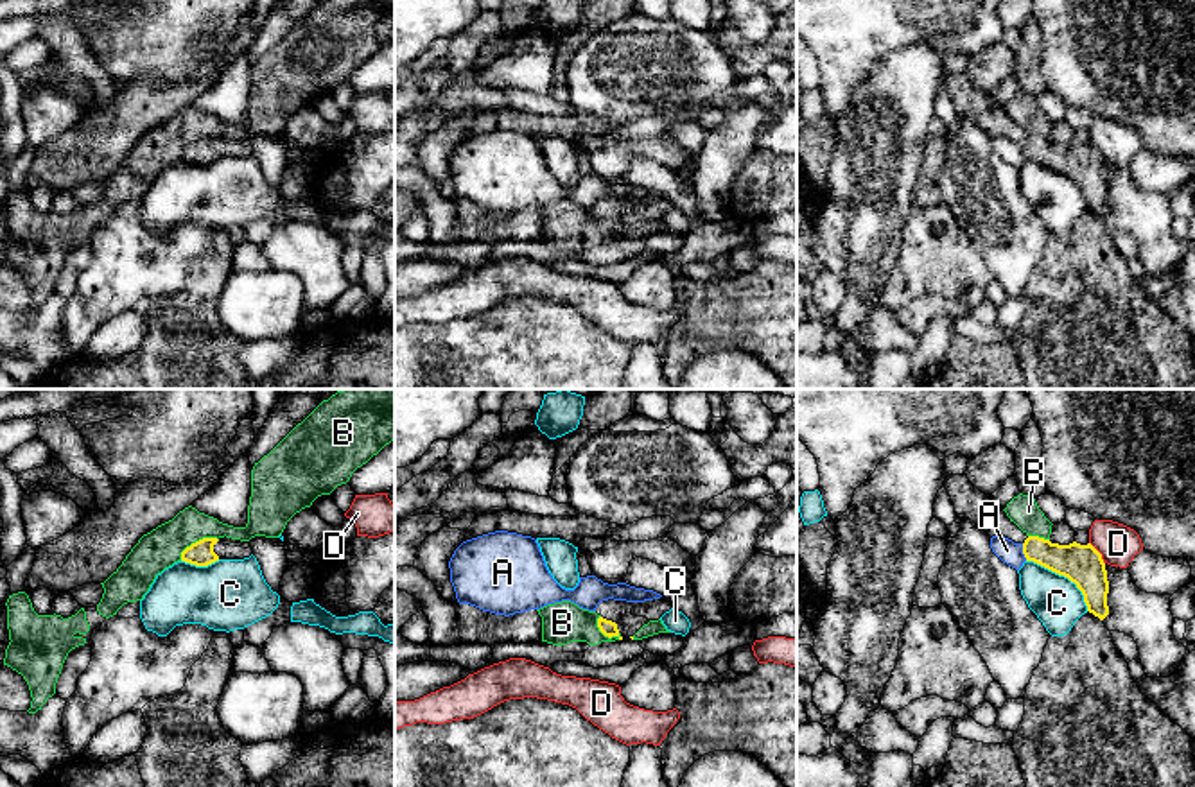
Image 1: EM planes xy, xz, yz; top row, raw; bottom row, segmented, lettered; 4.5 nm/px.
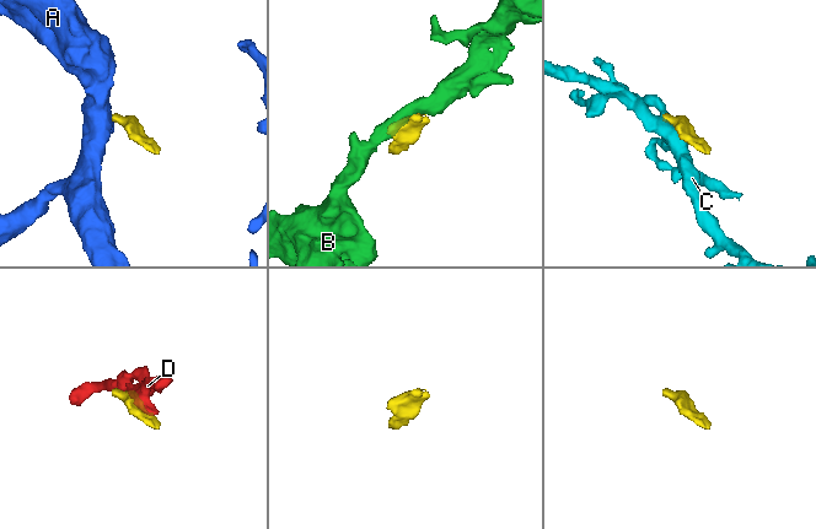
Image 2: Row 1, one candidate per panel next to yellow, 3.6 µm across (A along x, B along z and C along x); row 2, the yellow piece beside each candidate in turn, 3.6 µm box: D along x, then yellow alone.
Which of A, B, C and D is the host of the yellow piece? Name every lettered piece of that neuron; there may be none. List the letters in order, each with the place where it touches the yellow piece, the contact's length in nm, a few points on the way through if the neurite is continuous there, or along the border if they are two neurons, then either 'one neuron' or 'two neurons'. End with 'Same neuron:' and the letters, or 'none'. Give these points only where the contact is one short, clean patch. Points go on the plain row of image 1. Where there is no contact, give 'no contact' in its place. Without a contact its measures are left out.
A: contact yz (1023, 151); length 80 nm; border yz (1021, 142), (1021, 151), (1027, 158); two neurons
B: contact xy (196, 140); length 200 nm; two neurons
C: contact yz (1064, 174); length 360 nm; two neurons
D: contact yz (1099, 151); length 120 nm; border yz (1090, 140), (1104, 162); two neurons
Same neuron: none

